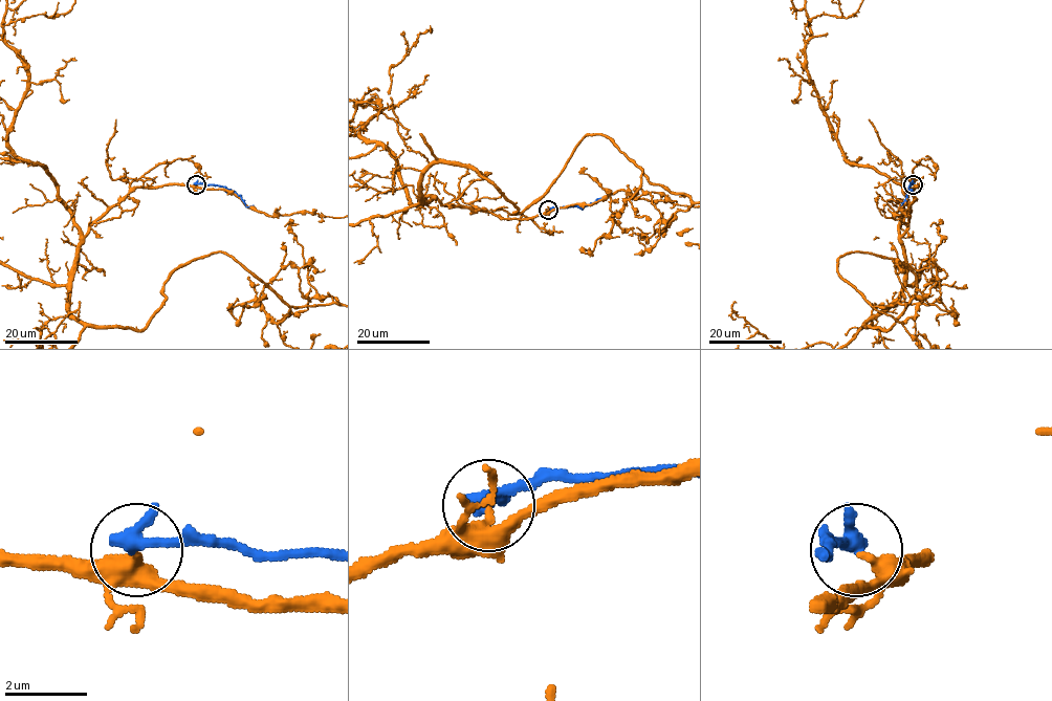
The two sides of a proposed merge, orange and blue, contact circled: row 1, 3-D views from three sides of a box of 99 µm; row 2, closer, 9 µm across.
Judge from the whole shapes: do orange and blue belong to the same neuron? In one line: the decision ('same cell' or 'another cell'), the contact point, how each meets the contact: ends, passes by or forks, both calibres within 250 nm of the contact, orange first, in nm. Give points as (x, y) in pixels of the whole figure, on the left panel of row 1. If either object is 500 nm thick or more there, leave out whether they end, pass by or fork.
another cell; place (196, 184); orange passes by; blue ends; calibres 280 and 440 nm

